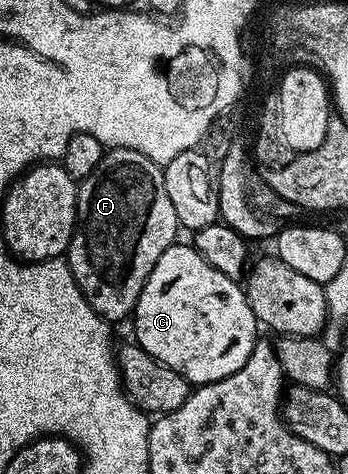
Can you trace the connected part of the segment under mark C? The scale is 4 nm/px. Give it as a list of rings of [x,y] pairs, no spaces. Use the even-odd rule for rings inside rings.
[[[190,244],[172,245],[160,260],[156,260],[156,268],[152,268],[134,306],[133,322],[133,341],[138,347],[160,364],[183,374],[195,387],[207,386],[209,382],[232,376],[232,372],[240,372],[248,356],[252,356],[254,343],[260,338],[260,323],[248,304],[245,289],[235,279],[212,268],[212,264],[208,264],[201,252]]]

